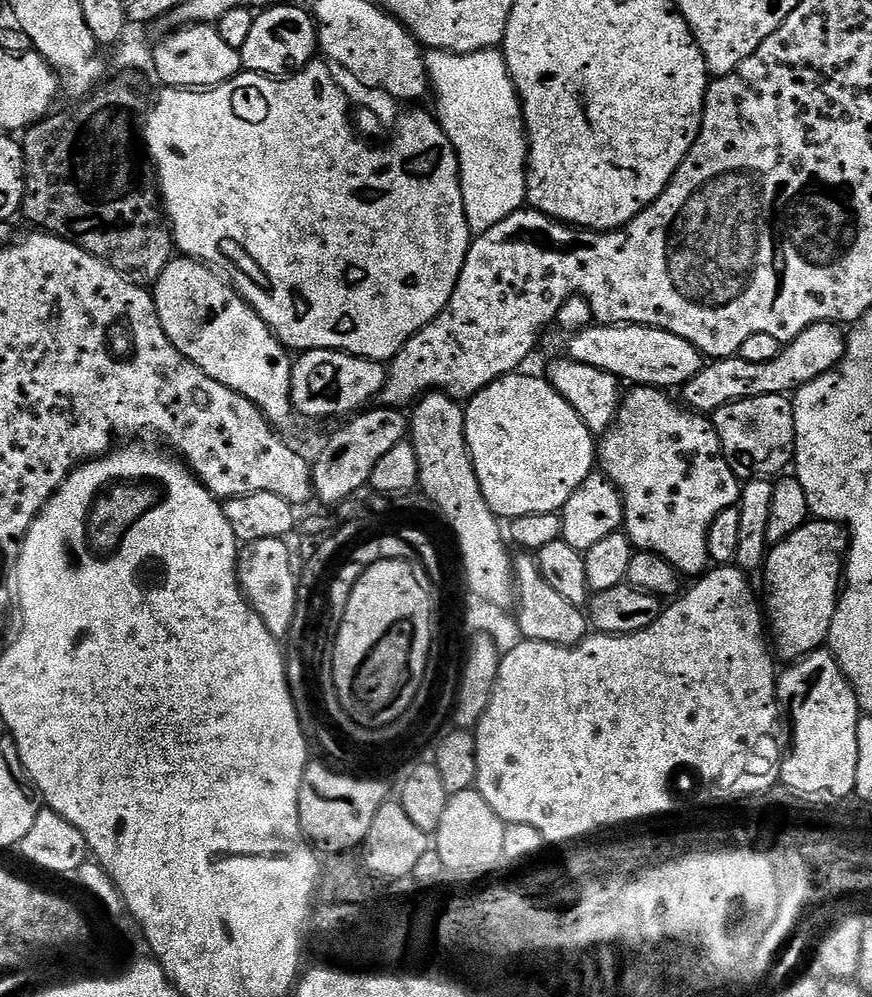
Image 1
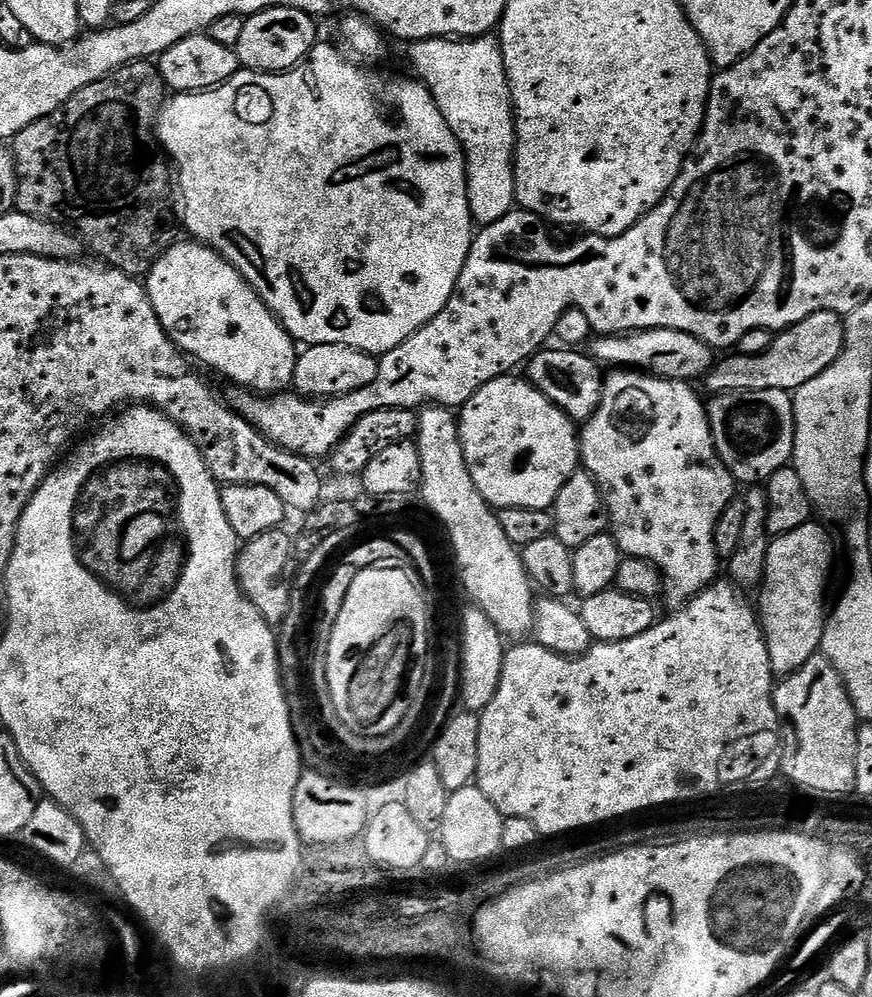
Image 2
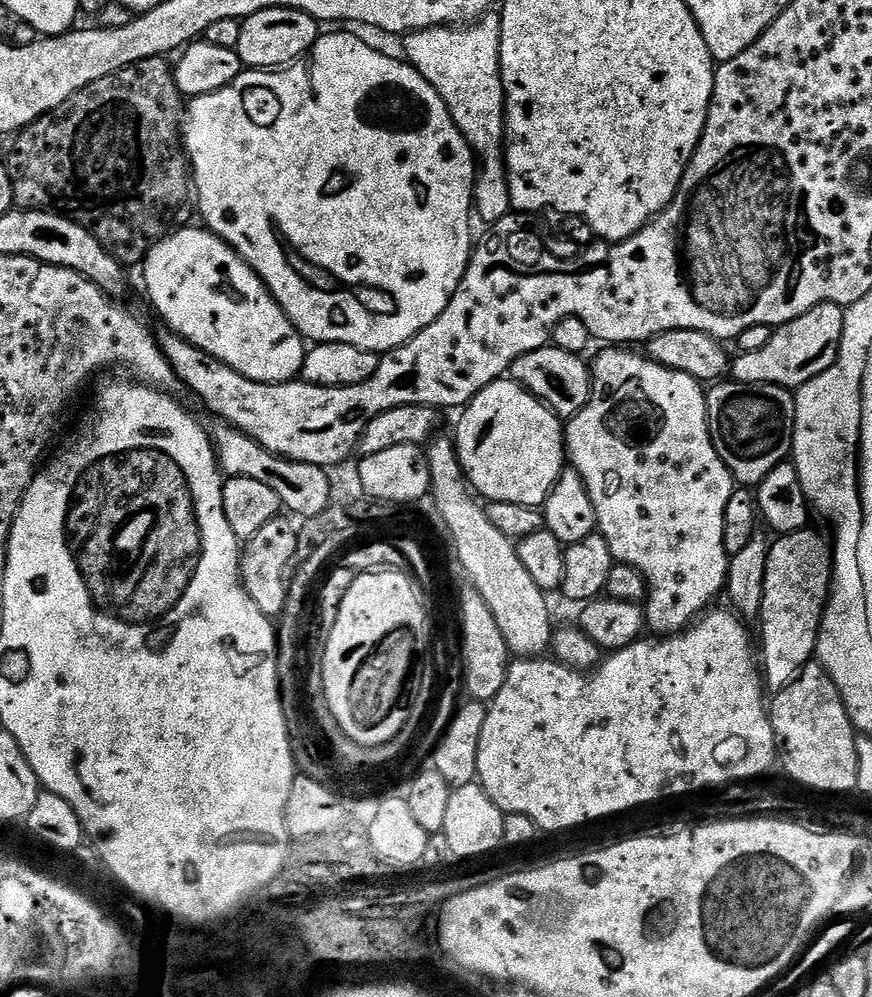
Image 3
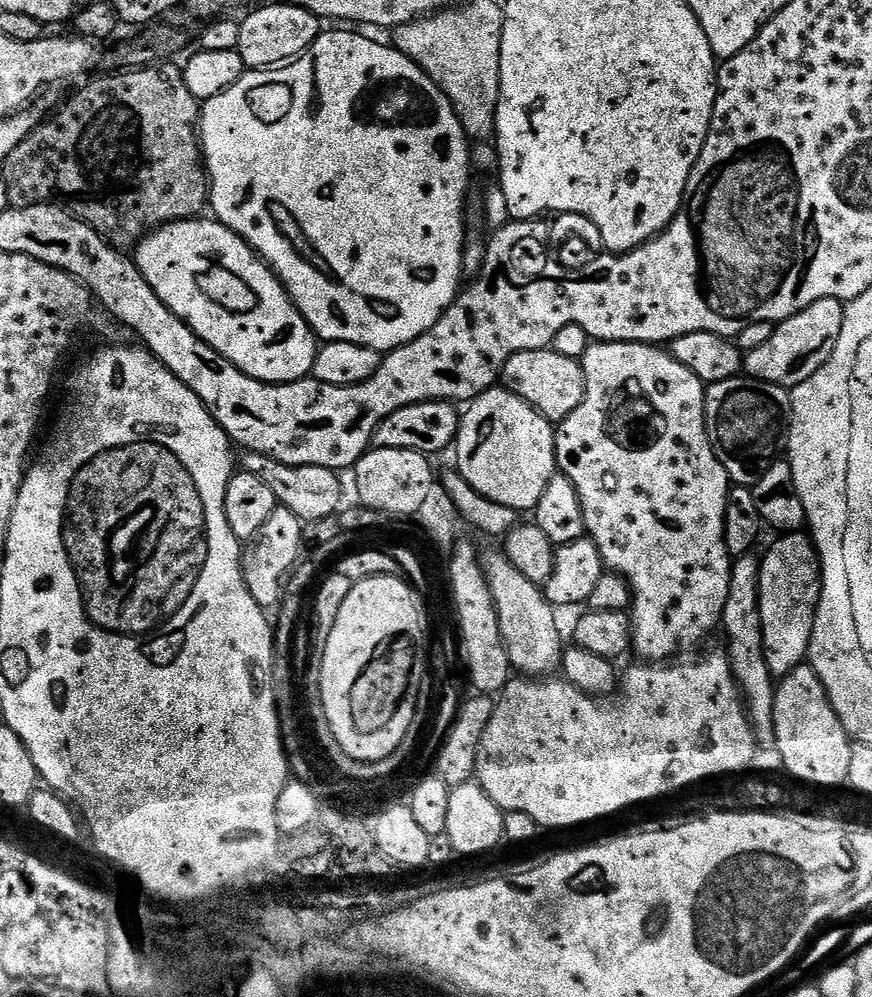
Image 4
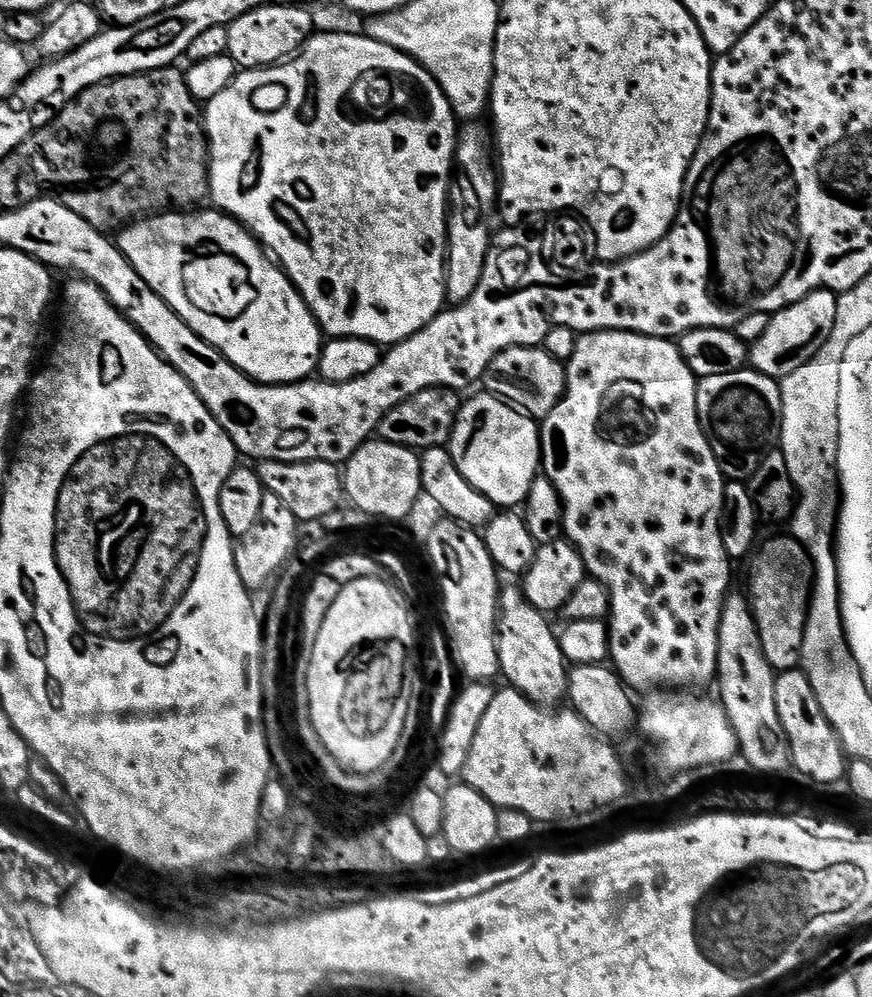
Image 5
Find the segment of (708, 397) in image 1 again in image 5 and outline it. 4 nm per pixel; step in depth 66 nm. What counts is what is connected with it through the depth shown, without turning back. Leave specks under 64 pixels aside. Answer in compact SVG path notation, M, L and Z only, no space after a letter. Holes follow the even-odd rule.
M826 290L806 294L802 302L794 302L794 306L786 306L781 312L773 312L770 326L766 326L766 334L762 334L762 338L751 345L751 367L778 381L782 381L786 375L794 374L794 370L802 370L802 366L806 366L806 362L810 362L822 350L834 330L837 318L837 293Z

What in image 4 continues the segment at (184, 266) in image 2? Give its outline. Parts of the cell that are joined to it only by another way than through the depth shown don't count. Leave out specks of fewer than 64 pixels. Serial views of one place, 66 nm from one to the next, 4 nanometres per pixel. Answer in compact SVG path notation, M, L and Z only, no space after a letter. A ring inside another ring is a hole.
M205 218L175 220L173 224L161 224L156 231L149 232L143 240L137 243L134 249L134 259L140 267L140 273L146 278L146 282L150 282L150 286L154 290L156 297L158 297L177 318L183 320L192 333L200 338L202 342L210 345L218 354L222 354L222 358L226 358L238 370L242 370L250 378L261 380L267 384L289 384L295 380L305 379L312 371L312 366L316 361L318 351L318 340L312 328L304 321L292 300L289 299L288 292L285 291L284 285L273 275L268 265L245 243L243 238L238 234L234 234L232 230L215 218L204 219Z

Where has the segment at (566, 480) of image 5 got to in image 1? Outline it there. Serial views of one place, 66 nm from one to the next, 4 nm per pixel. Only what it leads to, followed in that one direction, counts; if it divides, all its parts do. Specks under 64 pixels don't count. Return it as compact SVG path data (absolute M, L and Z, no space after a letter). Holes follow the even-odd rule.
M636 386L631 389L632 393L625 395L620 402L620 410L616 414L616 421L612 424L607 432L603 433L598 440L598 468L603 475L620 492L620 497L624 499L624 535L630 538L633 549L642 552L653 552L662 558L666 558L666 562L670 562L670 566L674 566L681 577L696 578L701 575L709 567L708 558L708 535L710 534L710 526L714 522L714 518L718 518L718 514L722 514L722 510L737 507L740 499L740 489L742 482L730 470L730 466L724 457L724 451L720 445L718 434L714 430L711 419L707 415L691 410L685 410L679 403L675 404L671 400L667 391L659 388L645 388Z

